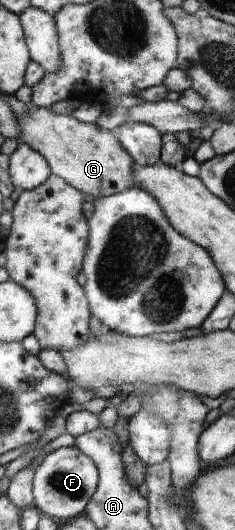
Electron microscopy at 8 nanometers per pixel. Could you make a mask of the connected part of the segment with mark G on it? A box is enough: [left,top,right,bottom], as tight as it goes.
[17,103,134,198]

